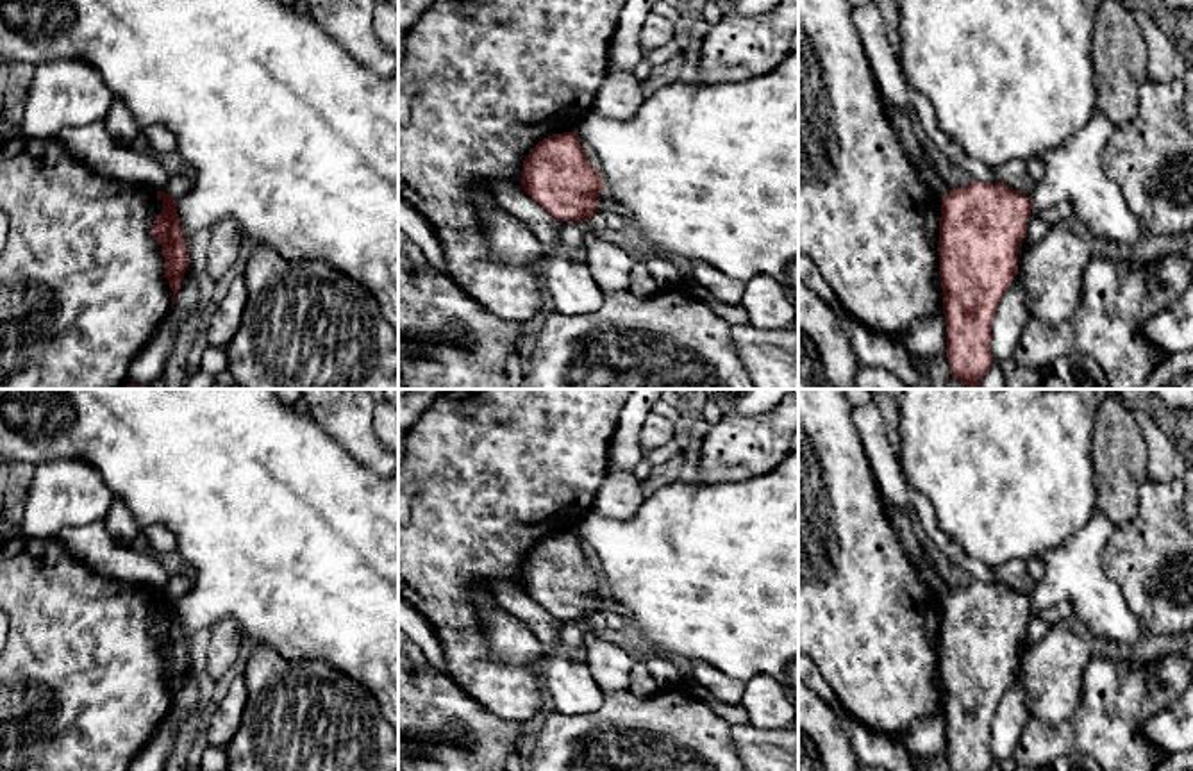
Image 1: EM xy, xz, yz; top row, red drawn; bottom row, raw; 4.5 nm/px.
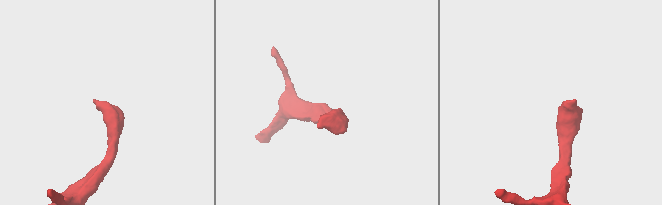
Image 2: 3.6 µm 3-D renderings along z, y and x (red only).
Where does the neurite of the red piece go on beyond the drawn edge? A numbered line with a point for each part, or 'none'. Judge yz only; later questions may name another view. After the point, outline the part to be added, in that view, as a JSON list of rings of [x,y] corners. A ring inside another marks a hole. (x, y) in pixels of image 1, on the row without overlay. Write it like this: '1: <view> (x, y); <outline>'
none

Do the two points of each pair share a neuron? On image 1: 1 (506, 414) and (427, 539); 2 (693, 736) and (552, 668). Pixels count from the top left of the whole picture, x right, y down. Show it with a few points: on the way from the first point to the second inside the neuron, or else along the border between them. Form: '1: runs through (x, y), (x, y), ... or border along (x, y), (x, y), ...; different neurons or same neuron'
1: runs through (506, 445), (506, 455), (497, 470), (458, 509); same neuron
2: border along (606, 695), (595, 711), (567, 714); different neurons

